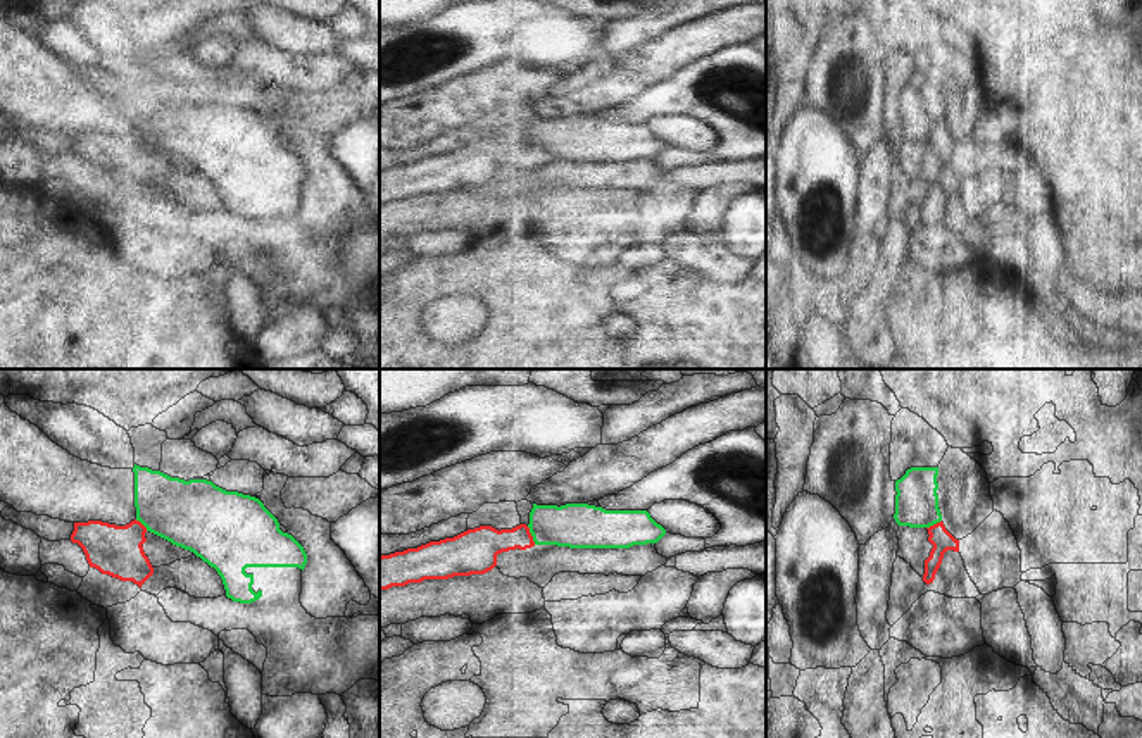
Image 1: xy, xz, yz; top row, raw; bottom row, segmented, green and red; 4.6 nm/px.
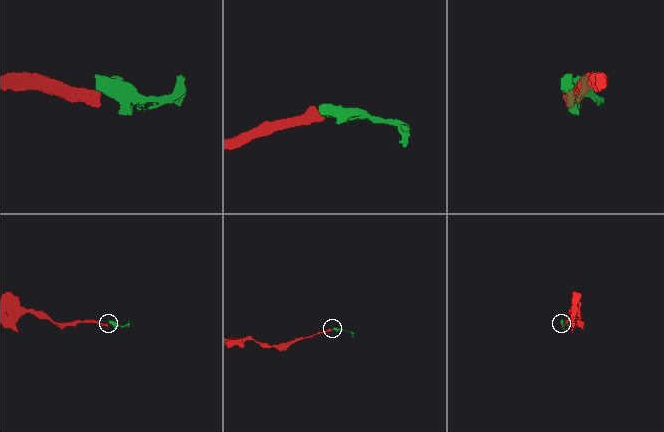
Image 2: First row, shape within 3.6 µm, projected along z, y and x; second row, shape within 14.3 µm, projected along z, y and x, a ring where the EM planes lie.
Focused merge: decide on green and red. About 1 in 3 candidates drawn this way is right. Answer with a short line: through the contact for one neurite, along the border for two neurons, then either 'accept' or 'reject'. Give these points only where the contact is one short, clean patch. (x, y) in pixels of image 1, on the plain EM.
line xz (527, 140), (535, 157); reject

